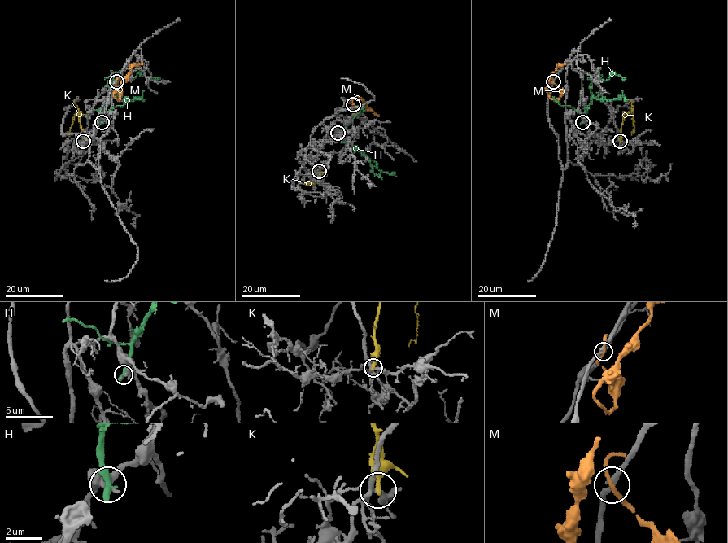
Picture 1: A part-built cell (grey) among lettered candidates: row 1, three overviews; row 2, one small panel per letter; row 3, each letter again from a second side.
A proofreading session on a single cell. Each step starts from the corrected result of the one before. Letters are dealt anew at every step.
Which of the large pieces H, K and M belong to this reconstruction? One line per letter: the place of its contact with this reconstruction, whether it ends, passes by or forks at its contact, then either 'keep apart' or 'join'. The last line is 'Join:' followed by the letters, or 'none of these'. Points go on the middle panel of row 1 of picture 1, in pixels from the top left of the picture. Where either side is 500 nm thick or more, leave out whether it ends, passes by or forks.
H: meets grey at (337, 133); it ends there; keep apart
K: meets grey at (319, 171); it ends there; keep apart
M: meets grey at (353, 104); it passes by; keep apart
Join: none of these

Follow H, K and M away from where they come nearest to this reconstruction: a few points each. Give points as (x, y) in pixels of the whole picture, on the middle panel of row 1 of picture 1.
H: (337, 133), (337, 136), (342, 142), (352, 143), (380, 170), (396, 177)
K: (320, 171), (316, 172), (314, 182), (306, 185), (302, 181)
M: (353, 104), (351, 107), (355, 111), (350, 99), (360, 98), (378, 116)

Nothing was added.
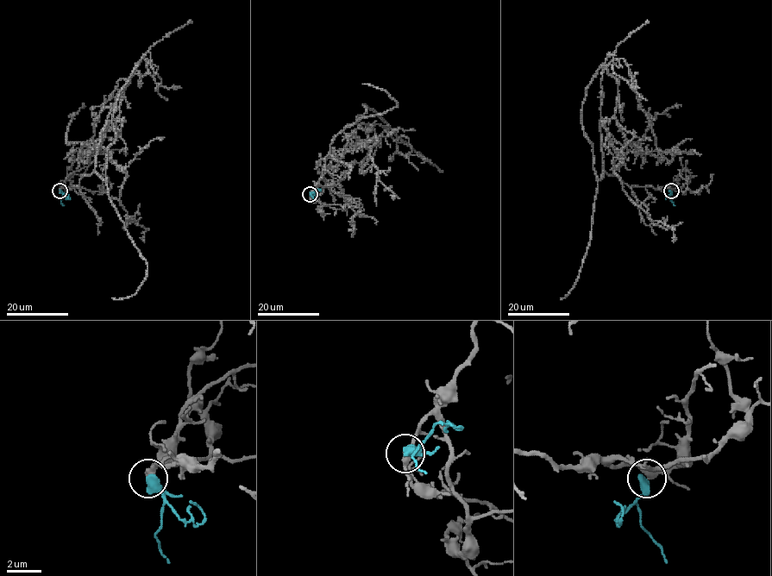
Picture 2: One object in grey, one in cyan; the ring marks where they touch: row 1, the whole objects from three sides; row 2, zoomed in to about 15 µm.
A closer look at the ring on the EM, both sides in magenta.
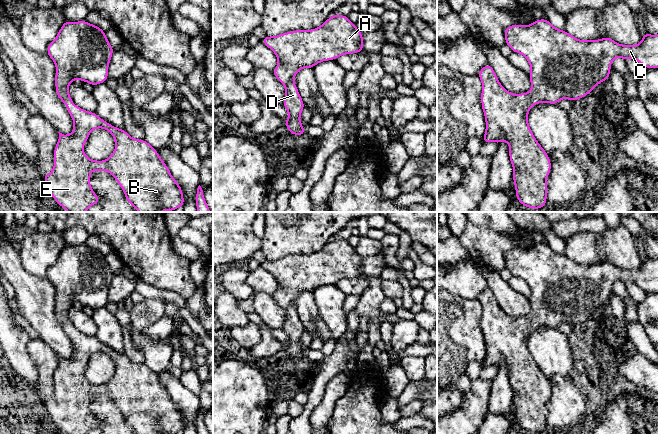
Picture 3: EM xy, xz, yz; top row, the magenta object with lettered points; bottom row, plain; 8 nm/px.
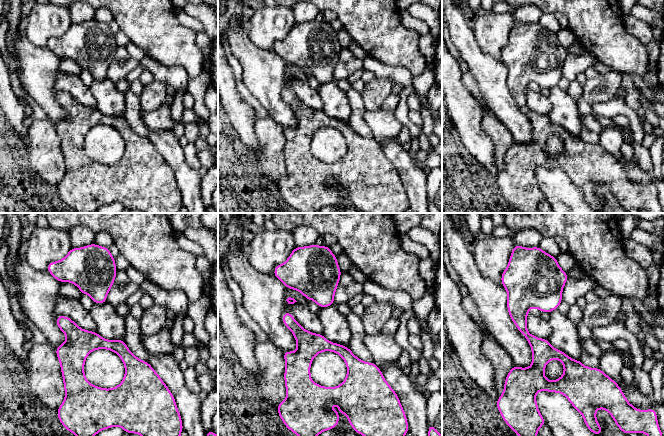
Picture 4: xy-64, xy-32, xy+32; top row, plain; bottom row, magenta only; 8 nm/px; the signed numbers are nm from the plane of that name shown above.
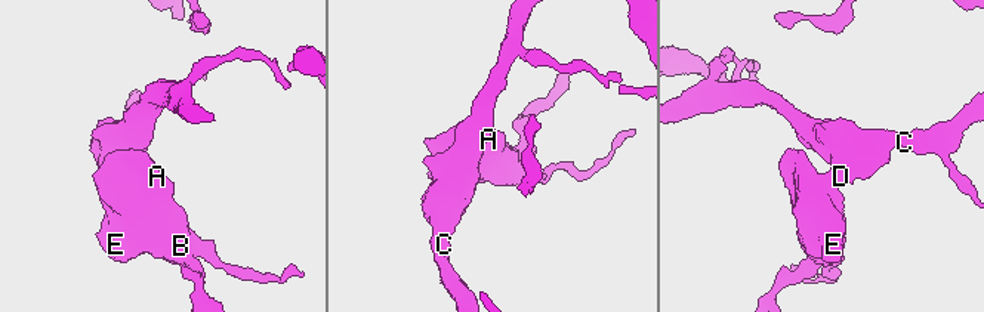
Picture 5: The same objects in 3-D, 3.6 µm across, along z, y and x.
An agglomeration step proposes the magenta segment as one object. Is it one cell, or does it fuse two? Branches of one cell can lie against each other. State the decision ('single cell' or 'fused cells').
single cell

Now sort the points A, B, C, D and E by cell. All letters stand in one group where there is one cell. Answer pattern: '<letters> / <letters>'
A B C D E

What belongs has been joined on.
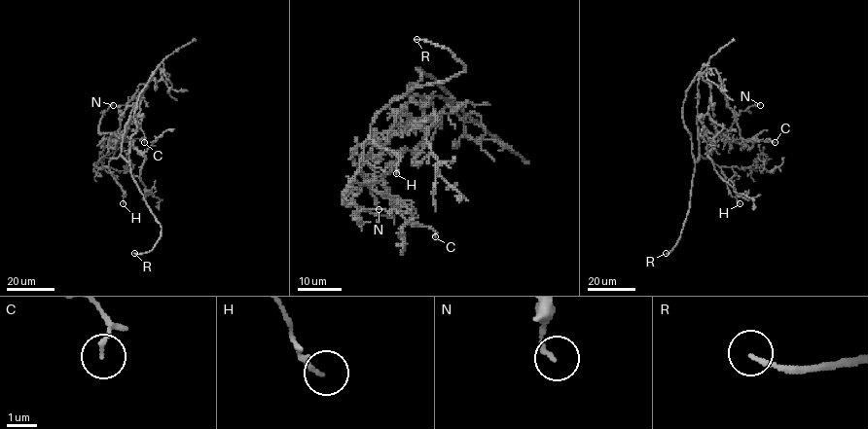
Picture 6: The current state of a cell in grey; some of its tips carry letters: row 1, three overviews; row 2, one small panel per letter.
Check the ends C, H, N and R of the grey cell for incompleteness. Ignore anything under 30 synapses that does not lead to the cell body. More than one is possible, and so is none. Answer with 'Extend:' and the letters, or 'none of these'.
Extend: R

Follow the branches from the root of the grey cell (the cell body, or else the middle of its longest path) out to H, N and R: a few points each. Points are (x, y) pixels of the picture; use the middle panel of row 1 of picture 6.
H: (397, 97), (378, 114), (371, 125), (370, 136), (379, 148), (390, 150), (400, 158), (396, 173)
N: (397, 97), (409, 94), (412, 99), (397, 115), (393, 126), (375, 142), (359, 145), (352, 155), (379, 209)
R: (397, 97), (392, 98), (400, 98), (415, 87), (446, 81), (465, 69), (447, 49), (416, 39)

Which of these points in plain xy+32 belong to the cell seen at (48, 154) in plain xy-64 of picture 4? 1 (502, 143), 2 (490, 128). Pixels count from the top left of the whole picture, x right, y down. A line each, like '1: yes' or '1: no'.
1: yes
2: yes

